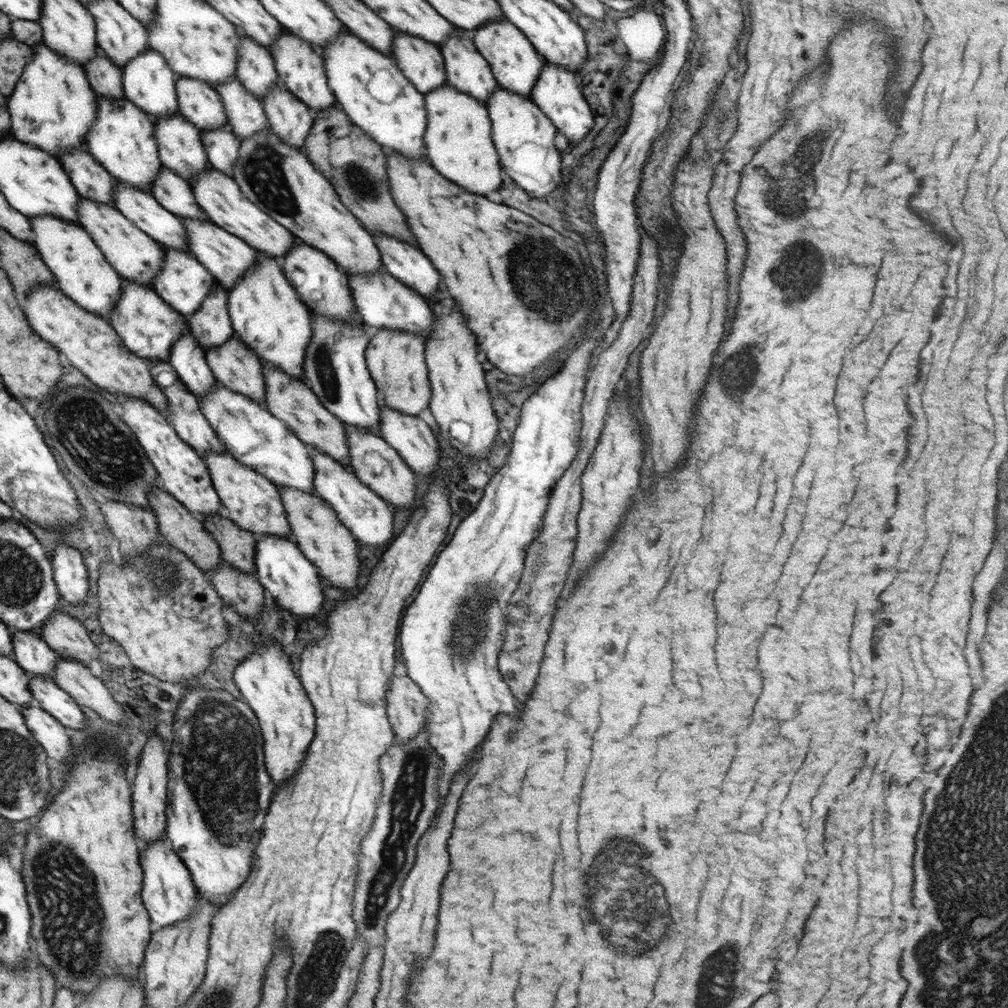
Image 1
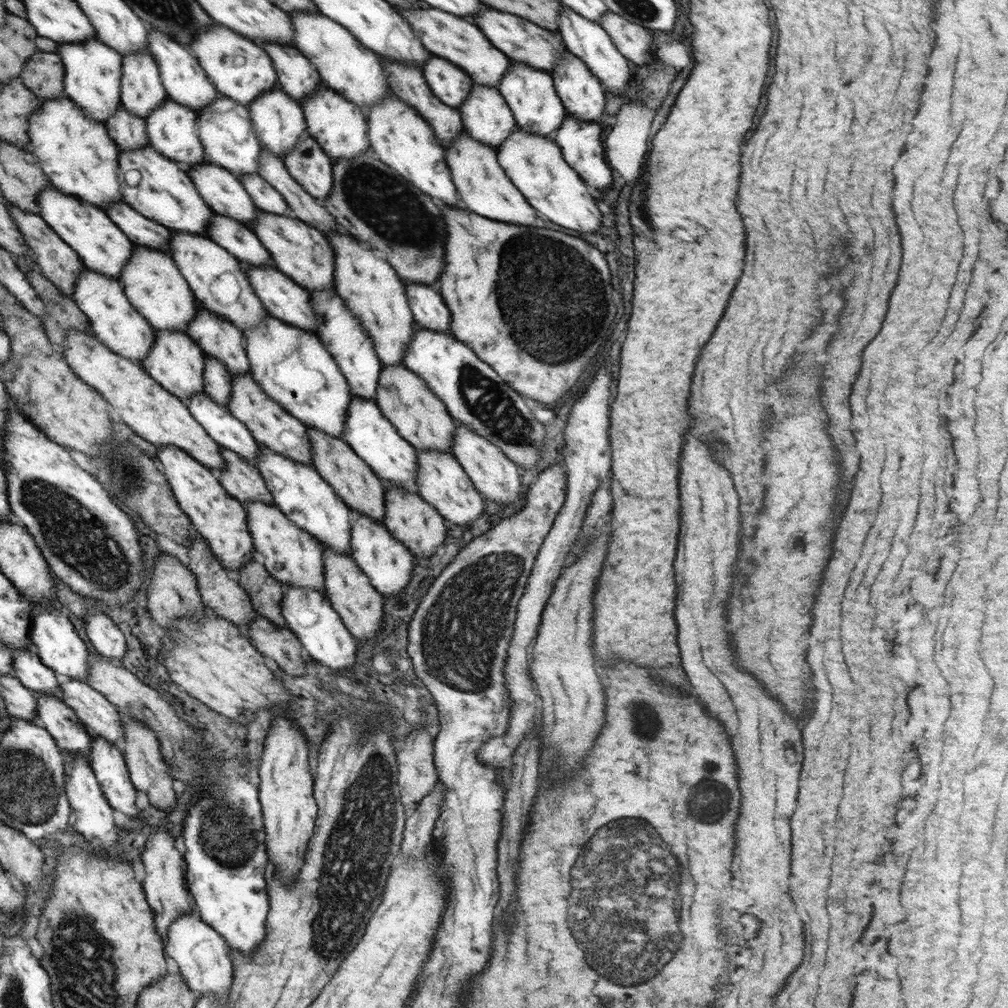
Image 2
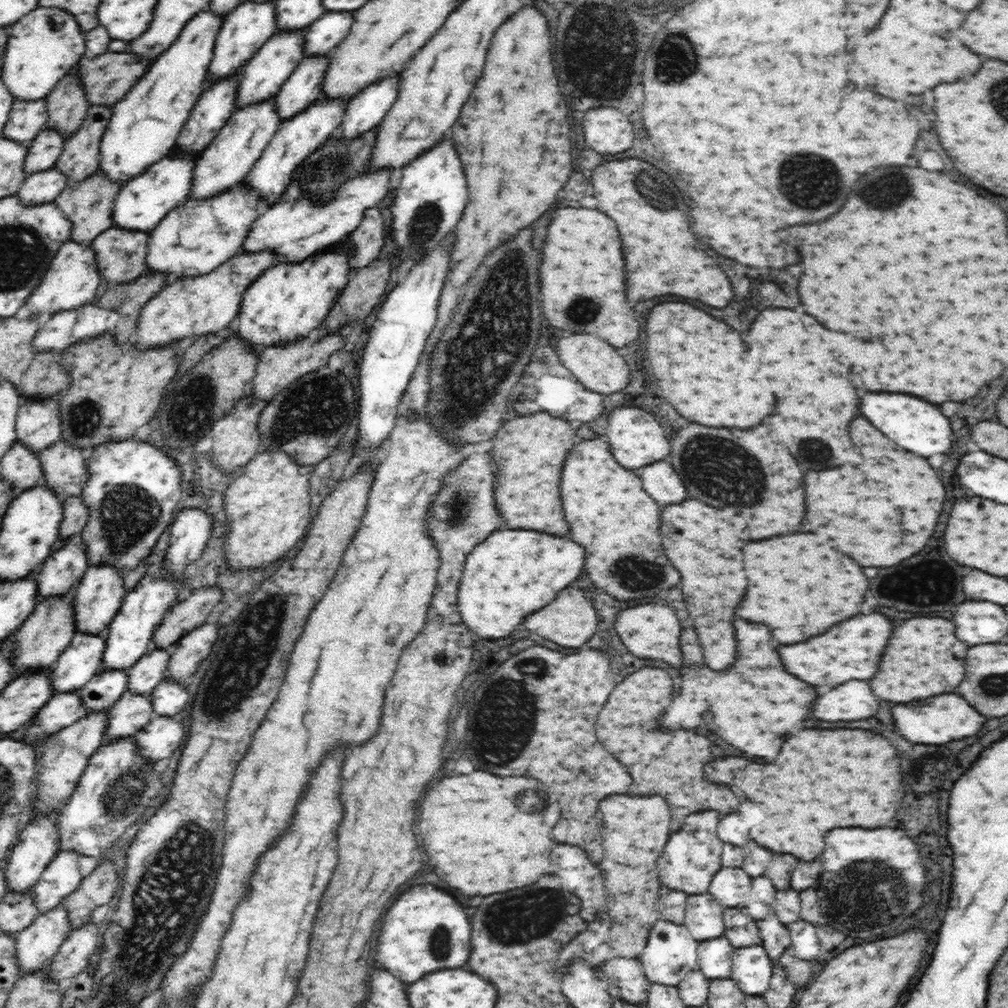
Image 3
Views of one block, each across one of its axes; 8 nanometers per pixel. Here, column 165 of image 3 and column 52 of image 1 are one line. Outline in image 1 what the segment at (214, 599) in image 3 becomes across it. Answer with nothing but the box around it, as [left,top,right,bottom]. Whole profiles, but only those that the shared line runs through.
[42,612,100,667]

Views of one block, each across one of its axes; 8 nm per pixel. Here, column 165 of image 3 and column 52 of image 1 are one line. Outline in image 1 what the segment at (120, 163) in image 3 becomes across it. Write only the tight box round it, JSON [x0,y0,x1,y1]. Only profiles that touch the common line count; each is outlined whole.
[8,42,98,160]

